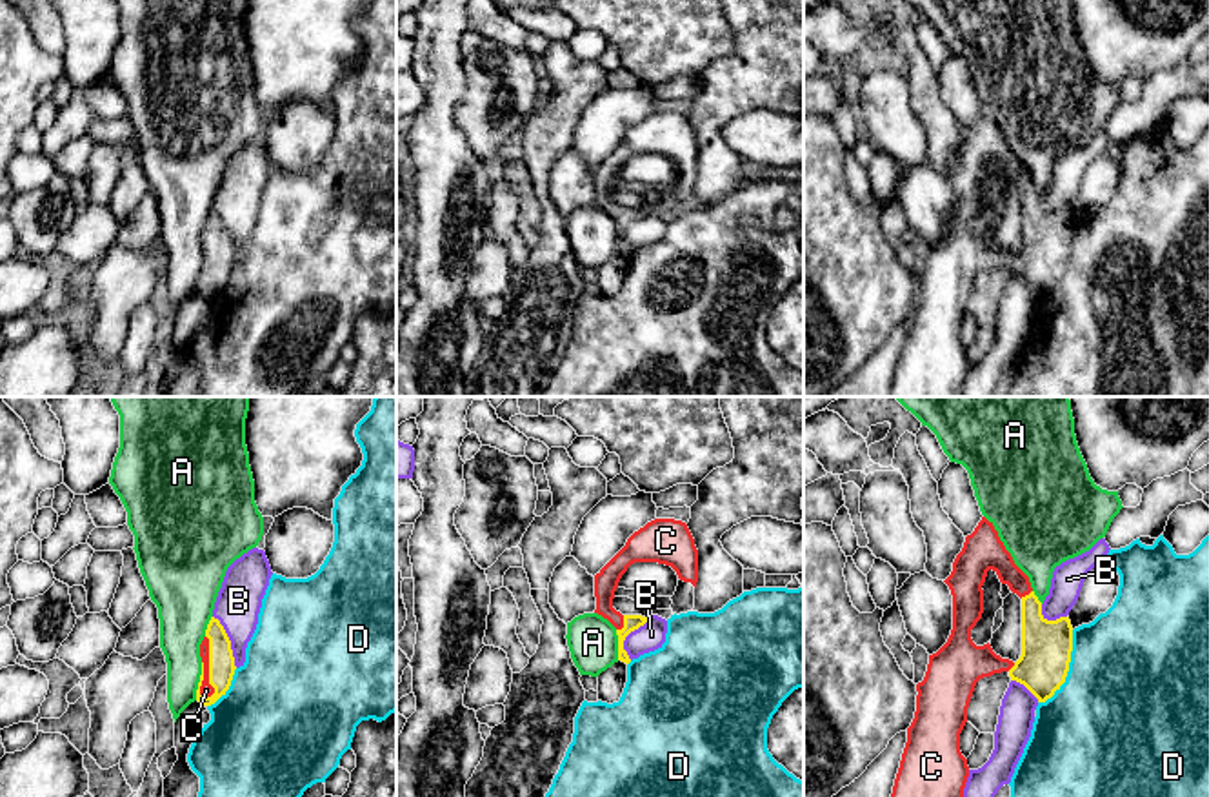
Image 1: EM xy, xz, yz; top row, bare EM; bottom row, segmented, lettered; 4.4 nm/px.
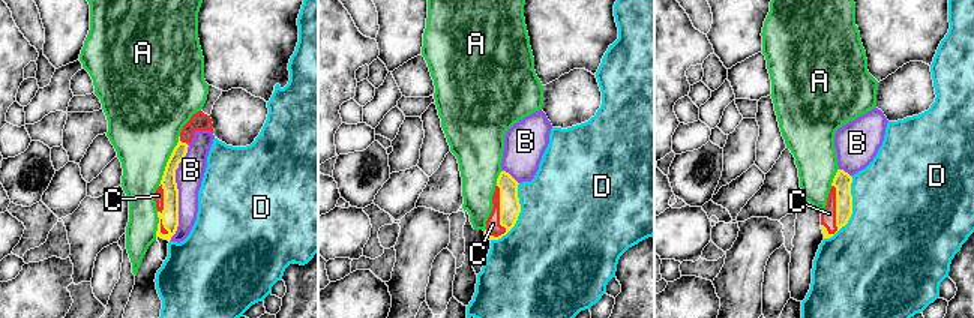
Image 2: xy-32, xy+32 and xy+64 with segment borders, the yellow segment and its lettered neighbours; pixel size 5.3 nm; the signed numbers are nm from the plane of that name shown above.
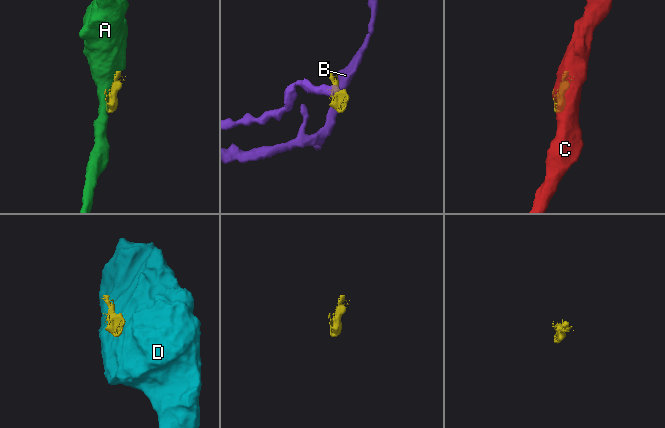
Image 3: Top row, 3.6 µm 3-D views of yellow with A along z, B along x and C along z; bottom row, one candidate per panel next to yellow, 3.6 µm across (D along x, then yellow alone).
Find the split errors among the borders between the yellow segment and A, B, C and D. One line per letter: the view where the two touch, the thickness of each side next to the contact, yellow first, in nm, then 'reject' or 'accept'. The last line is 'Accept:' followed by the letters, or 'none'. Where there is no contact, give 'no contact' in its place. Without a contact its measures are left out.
A: contact in xy; calibres 110 and 200 nm; reject
B: contact in xy; calibres 110 and 200 nm; reject
C: contact in xy; calibres 110 and 60 nm; accept
D: contact in yz; calibres 220 and 500 nm; reject
Accept: C

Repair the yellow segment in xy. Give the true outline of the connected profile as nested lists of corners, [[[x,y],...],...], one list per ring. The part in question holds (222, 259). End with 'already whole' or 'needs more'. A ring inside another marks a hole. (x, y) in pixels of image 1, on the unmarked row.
[[[211,209],[205,229],[200,237],[202,267],[196,293],[204,298],[215,297],[231,278],[235,267],[235,249],[231,233],[218,211]]]; needs more

